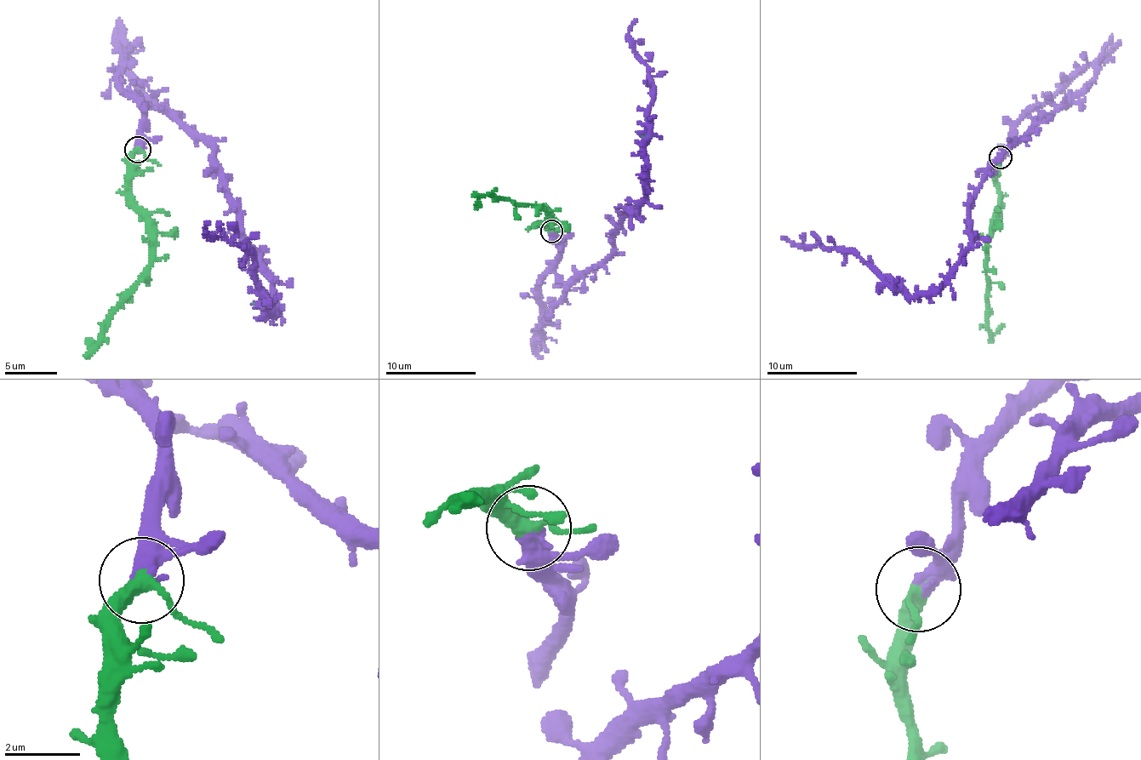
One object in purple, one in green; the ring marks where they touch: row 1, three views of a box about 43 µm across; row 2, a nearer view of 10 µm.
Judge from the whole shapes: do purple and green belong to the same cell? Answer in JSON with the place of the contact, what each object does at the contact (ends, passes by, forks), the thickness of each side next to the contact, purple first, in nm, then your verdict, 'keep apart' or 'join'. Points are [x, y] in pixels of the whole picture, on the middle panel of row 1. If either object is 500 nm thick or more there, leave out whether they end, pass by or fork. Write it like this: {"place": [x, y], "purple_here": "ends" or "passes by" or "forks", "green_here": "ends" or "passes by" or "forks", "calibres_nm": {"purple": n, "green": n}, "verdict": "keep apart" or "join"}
{"place": [551, 231], "purple_here": "ends", "green_here": "passes by", "calibres_nm": {"purple": 480, "green": 340}, "verdict": "join"}

